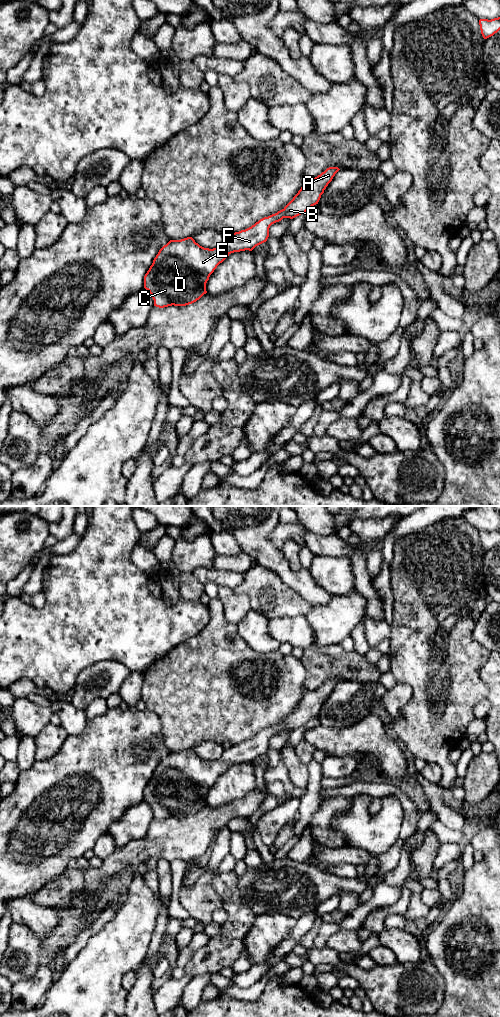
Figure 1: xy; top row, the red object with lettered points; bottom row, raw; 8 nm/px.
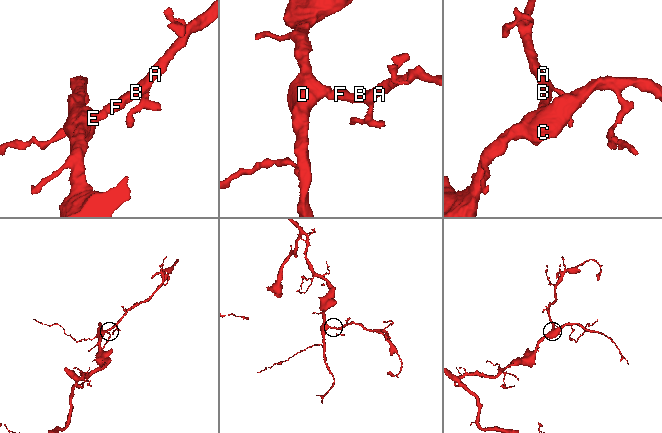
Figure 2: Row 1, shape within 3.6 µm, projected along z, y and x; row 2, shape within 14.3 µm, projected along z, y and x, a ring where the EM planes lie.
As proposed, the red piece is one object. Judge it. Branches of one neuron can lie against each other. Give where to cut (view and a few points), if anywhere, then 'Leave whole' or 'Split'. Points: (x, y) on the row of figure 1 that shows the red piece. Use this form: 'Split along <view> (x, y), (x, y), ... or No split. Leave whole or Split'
No split. Leave whole

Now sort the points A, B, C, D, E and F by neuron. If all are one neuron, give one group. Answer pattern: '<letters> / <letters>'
A B C D E F

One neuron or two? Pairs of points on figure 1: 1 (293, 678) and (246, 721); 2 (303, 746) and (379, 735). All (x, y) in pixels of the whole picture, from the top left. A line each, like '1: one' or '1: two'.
1: one
2: two

